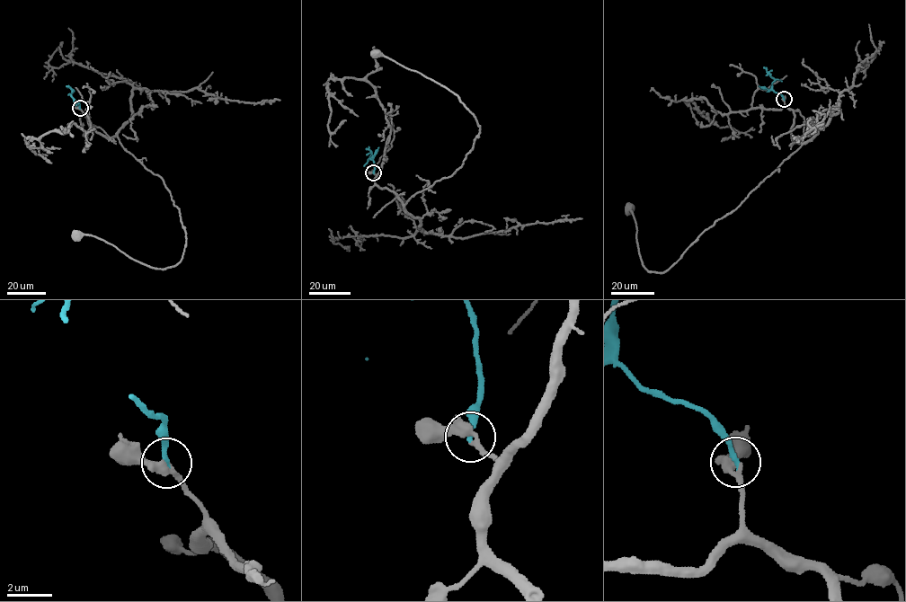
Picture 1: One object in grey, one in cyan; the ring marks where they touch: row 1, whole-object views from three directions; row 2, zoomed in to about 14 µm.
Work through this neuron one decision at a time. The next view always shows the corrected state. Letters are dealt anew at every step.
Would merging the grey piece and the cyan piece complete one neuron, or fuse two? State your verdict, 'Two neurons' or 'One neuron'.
One neuron

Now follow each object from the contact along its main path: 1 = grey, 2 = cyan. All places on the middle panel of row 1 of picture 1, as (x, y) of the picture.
1: (374, 172), (378, 187), (393, 190), (404, 204), (462, 166), (480, 128), (475, 116), (450, 91), (377, 53)
2: (374, 172), (374, 163), (372, 159), (368, 160), (371, 153), (366, 148)

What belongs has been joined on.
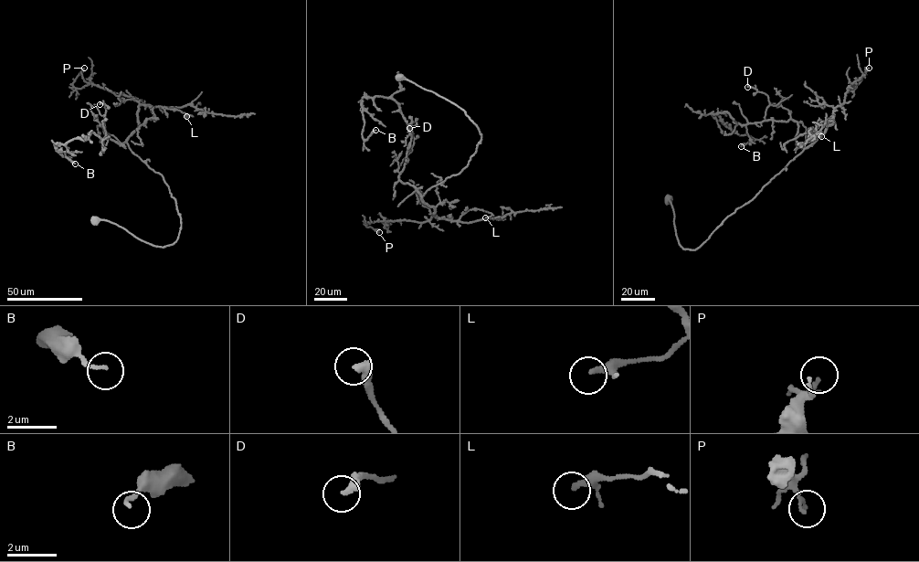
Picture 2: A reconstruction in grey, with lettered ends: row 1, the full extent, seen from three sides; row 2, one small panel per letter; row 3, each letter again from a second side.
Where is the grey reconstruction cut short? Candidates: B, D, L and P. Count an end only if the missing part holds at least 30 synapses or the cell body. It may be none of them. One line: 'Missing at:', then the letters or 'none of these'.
Missing at: none of these

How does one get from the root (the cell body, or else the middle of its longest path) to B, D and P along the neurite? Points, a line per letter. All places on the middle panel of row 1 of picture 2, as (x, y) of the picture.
B: (400, 77), (462, 109), (476, 152), (421, 196), (398, 178), (399, 104), (364, 97), (363, 138), (375, 130)
D: (400, 77), (460, 108), (481, 140), (467, 165), (421, 196), (398, 178), (413, 144), (409, 128)
P: (400, 77), (460, 108), (481, 140), (467, 165), (422, 196), (436, 217), (365, 225), (379, 232)

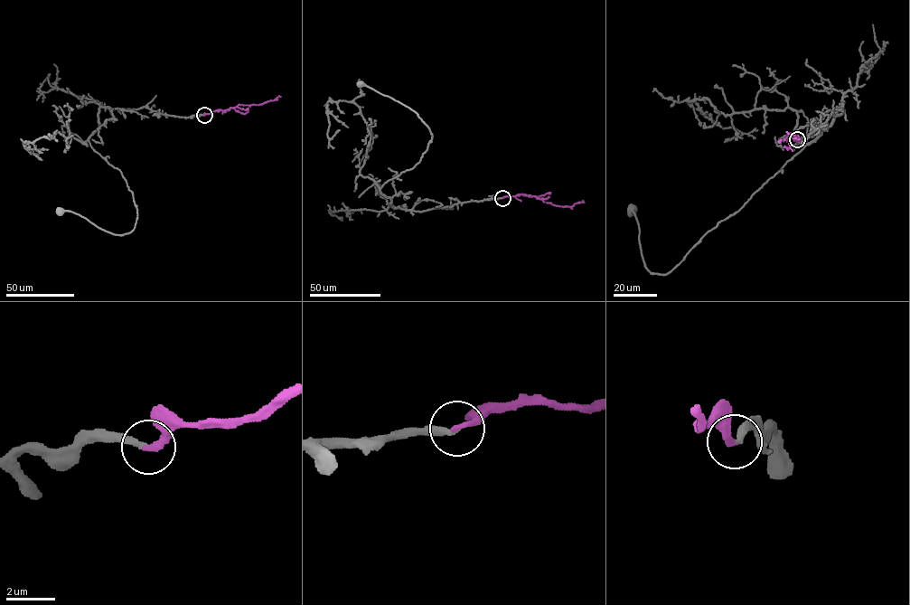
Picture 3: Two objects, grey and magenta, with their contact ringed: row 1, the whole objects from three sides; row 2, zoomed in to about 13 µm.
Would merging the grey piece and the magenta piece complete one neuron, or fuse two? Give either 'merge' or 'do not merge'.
merge

